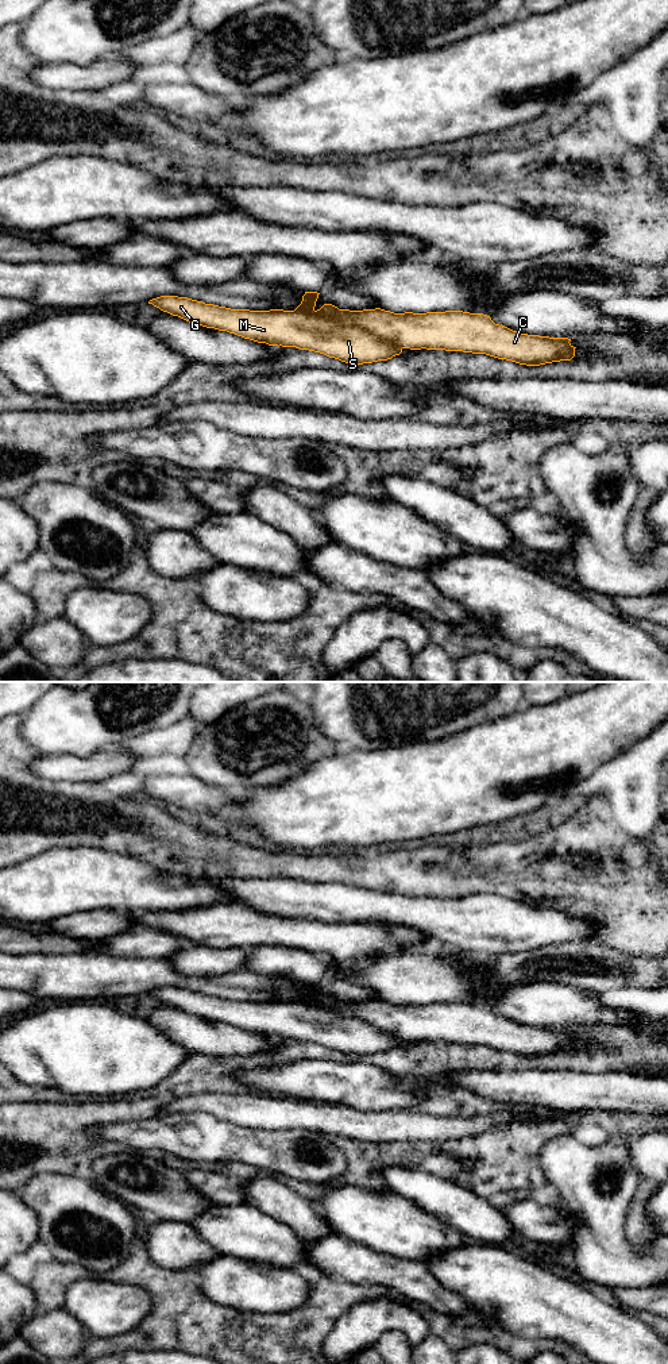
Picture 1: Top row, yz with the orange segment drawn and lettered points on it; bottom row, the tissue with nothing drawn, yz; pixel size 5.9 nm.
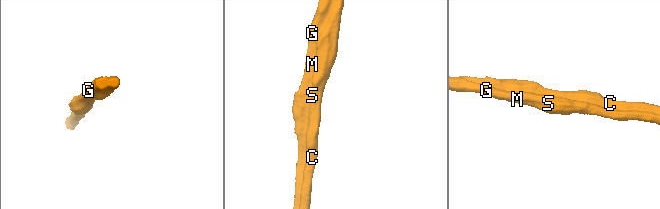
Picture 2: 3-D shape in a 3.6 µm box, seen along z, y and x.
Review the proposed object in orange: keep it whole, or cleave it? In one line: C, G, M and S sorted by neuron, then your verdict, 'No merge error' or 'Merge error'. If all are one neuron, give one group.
Groups: C / G M S. Merge error

